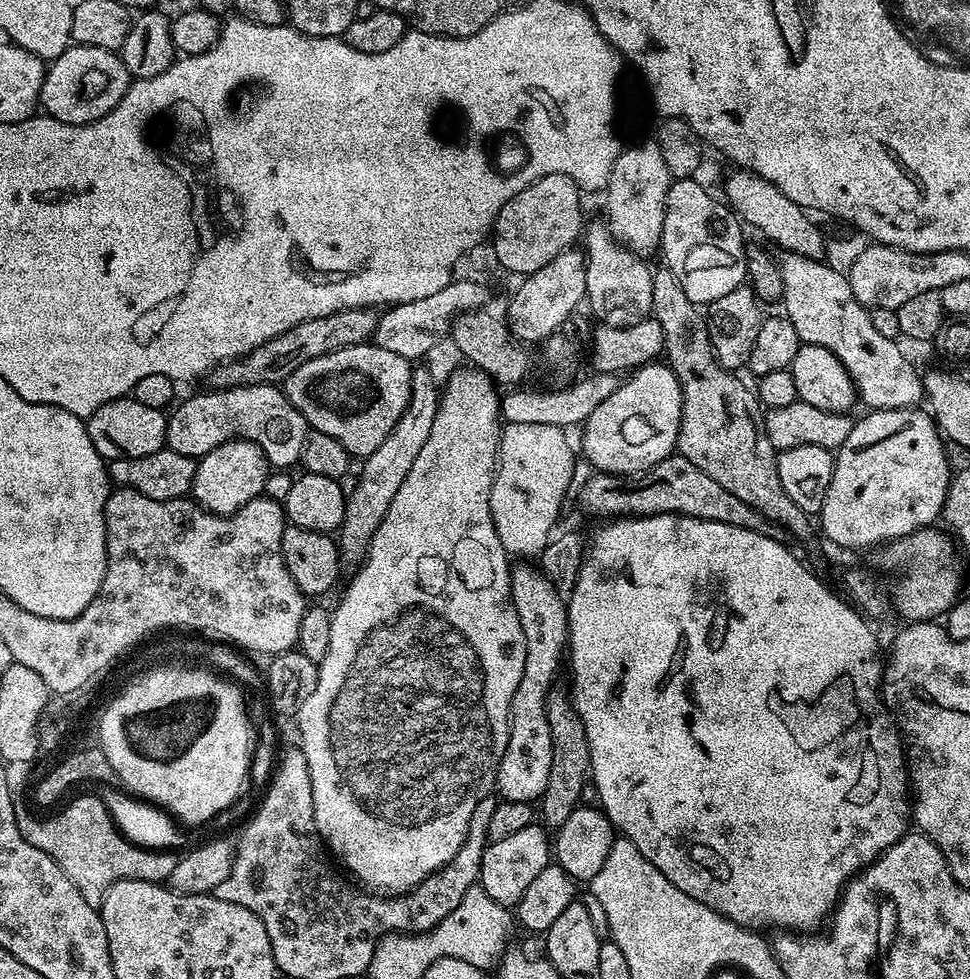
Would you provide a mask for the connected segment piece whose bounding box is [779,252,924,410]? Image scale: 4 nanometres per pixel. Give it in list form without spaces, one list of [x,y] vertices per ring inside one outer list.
[[[784,252],[779,262],[784,283],[782,308],[794,330],[798,330],[800,343],[822,346],[846,366],[861,405],[869,404],[872,410],[917,407],[924,400],[921,373],[916,373],[897,341],[874,330],[871,311],[854,298],[847,275],[831,268],[828,262],[807,260],[794,252]]]

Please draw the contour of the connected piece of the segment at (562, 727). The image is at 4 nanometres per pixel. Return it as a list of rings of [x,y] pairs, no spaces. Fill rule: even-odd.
[[[549,691],[548,701],[544,703],[546,718],[550,726],[550,742],[552,743],[552,757],[550,758],[550,778],[548,788],[538,801],[538,812],[544,815],[543,823],[549,829],[555,830],[570,818],[575,808],[581,807],[580,795],[584,792],[584,783],[590,780],[590,746],[586,738],[584,724],[578,718],[576,708],[572,705],[572,697],[567,691]]]

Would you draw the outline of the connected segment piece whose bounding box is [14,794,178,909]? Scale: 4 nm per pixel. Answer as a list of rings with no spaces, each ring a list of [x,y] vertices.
[[[99,795],[80,796],[49,820],[39,820],[34,813],[28,812],[23,802],[16,803],[14,814],[18,830],[22,830],[22,838],[26,838],[30,846],[38,846],[42,854],[54,858],[62,874],[74,882],[78,894],[82,894],[82,898],[86,898],[86,902],[97,909],[114,882],[141,880],[151,884],[164,884],[170,874],[174,874],[177,853],[172,850],[142,848],[127,840],[116,827]]]

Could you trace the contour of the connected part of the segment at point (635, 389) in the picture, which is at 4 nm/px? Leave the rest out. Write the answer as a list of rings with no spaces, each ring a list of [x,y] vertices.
[[[653,362],[635,369],[627,379],[582,425],[584,456],[596,472],[634,476],[637,472],[650,470],[677,451],[676,439],[683,416],[678,378],[667,363]]]

